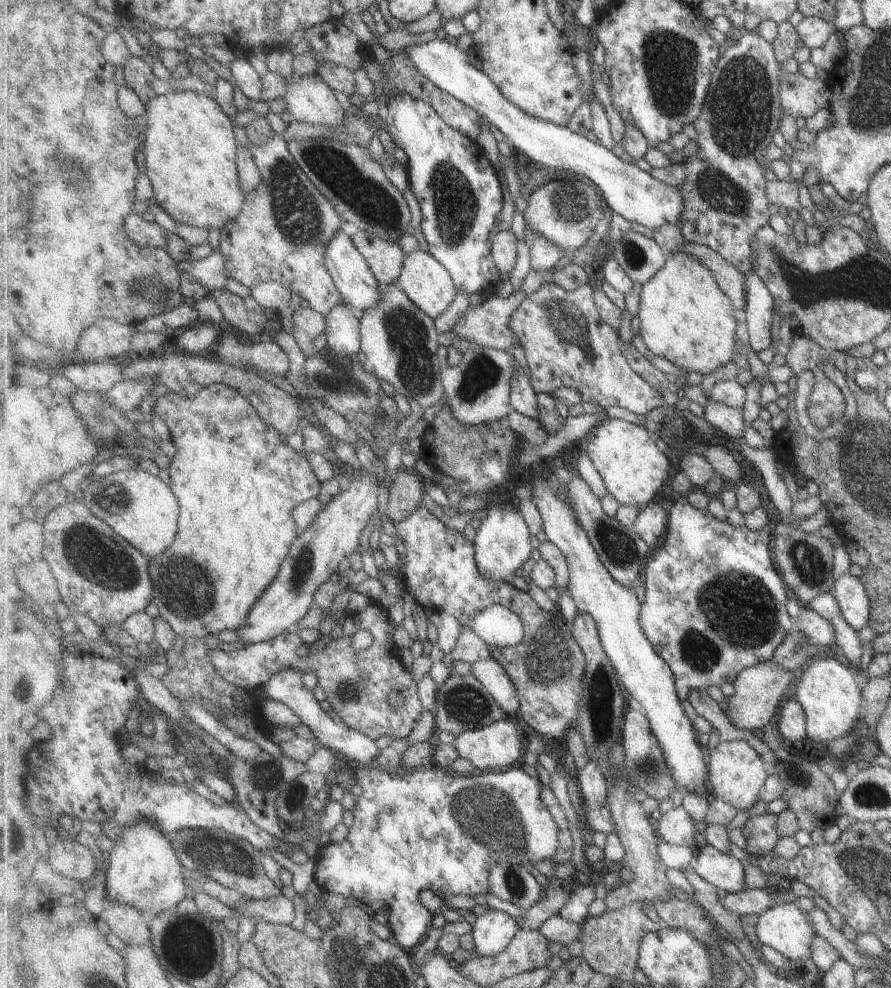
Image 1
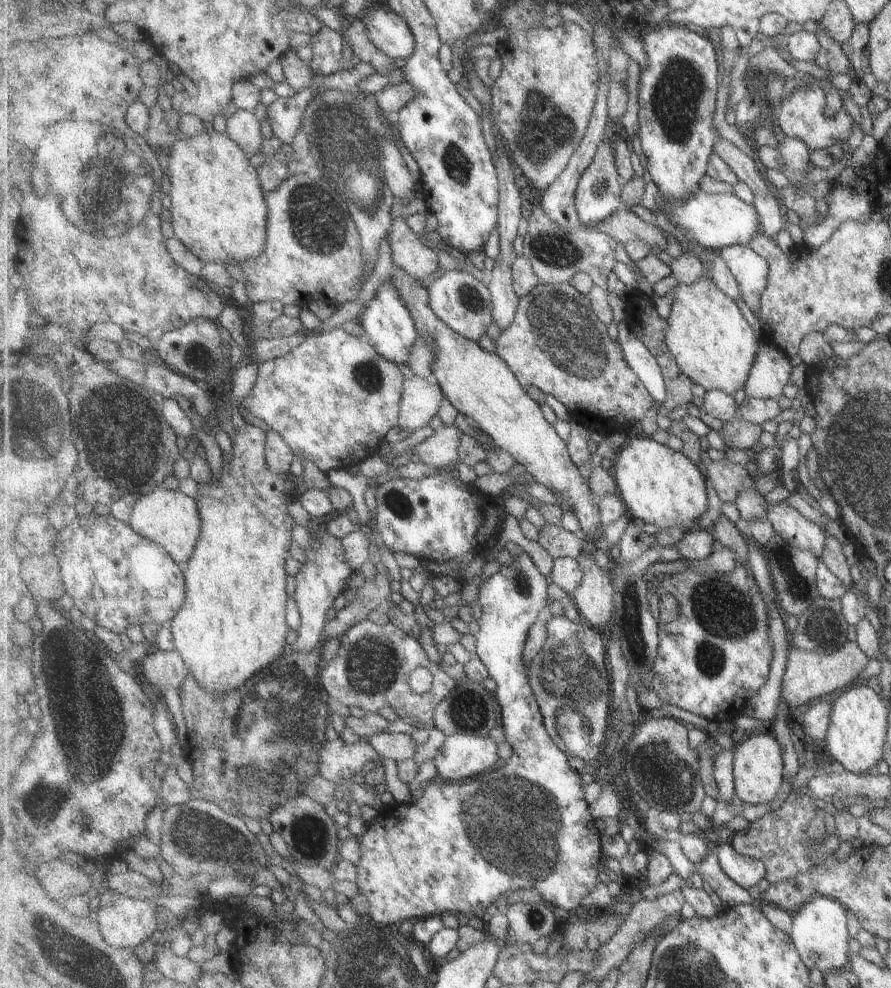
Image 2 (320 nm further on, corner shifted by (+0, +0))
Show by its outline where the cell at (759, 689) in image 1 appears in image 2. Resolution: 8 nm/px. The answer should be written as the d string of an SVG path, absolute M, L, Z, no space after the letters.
M847 641L841 648L832 651L808 651L793 647L783 677L782 699L795 708L825 694L833 696L837 690L843 692L843 688L849 687L859 678L870 659L857 641Z

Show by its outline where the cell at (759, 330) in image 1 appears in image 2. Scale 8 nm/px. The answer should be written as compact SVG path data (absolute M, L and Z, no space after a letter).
M729 245L722 250L722 257L739 281L742 299L756 314L768 285L768 260L747 245Z

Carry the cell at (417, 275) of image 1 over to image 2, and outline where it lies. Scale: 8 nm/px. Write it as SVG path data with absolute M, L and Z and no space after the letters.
M465 271L443 272L431 282L428 288L432 309L451 327L451 330L478 342L485 337L494 322L491 308L490 287L483 280L475 279Z

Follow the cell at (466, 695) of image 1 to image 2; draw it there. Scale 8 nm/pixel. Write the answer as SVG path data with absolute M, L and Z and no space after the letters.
M460 680L455 690L442 700L434 710L434 726L446 737L454 734L487 736L502 720L502 708L495 692L489 692L481 682Z

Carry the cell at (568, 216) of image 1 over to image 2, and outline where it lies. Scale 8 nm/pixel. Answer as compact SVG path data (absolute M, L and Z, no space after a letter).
M607 139L598 148L597 154L587 168L586 173L579 181L576 194L576 207L580 221L586 227L592 228L598 222L605 221L607 217L622 208L622 190L624 184L620 180L620 174L616 165L616 150L614 144Z

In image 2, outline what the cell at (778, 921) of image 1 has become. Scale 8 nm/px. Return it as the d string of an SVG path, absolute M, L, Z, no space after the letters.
M815 895L791 914L790 935L809 969L817 968L821 972L835 971L849 962L852 954L849 951L849 942L852 938L848 929L849 913L848 908L837 899Z

